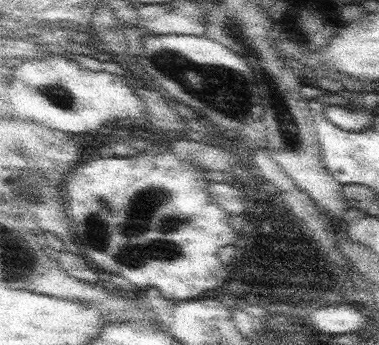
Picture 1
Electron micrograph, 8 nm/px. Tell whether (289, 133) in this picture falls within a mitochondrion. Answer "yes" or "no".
yes

